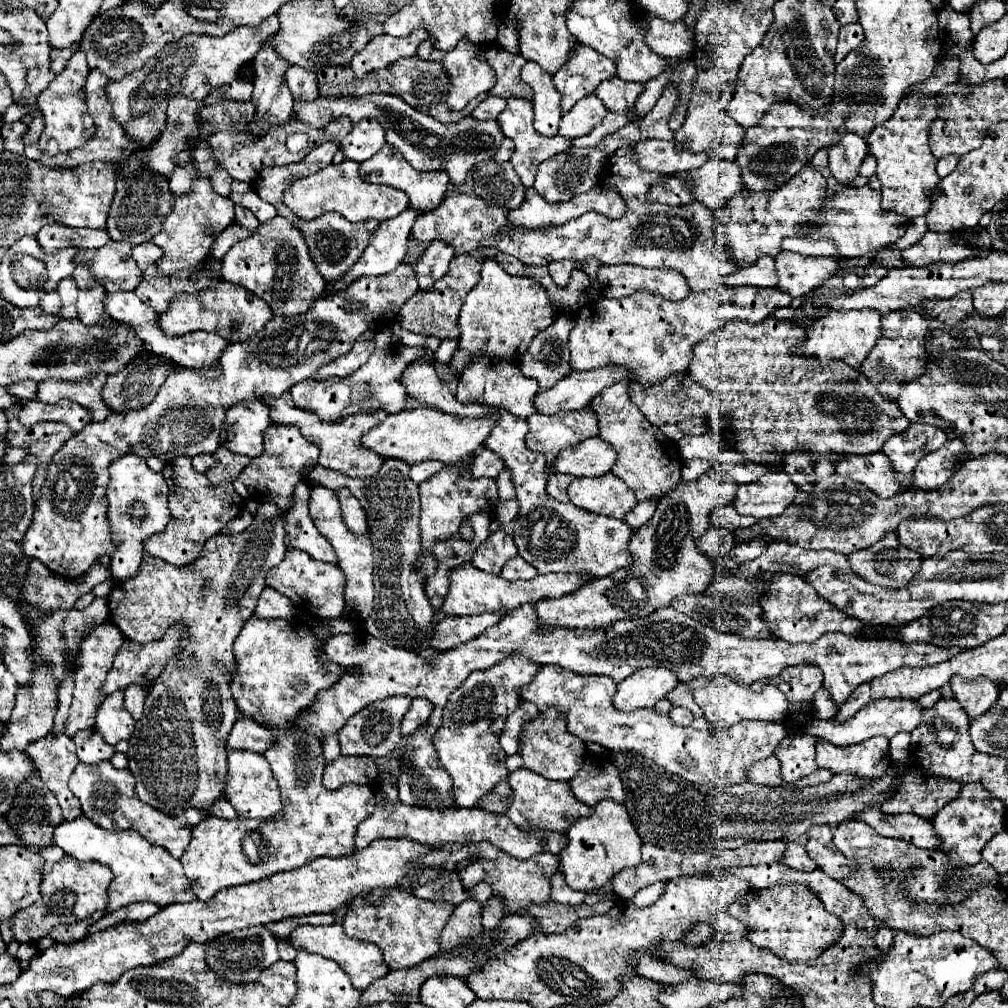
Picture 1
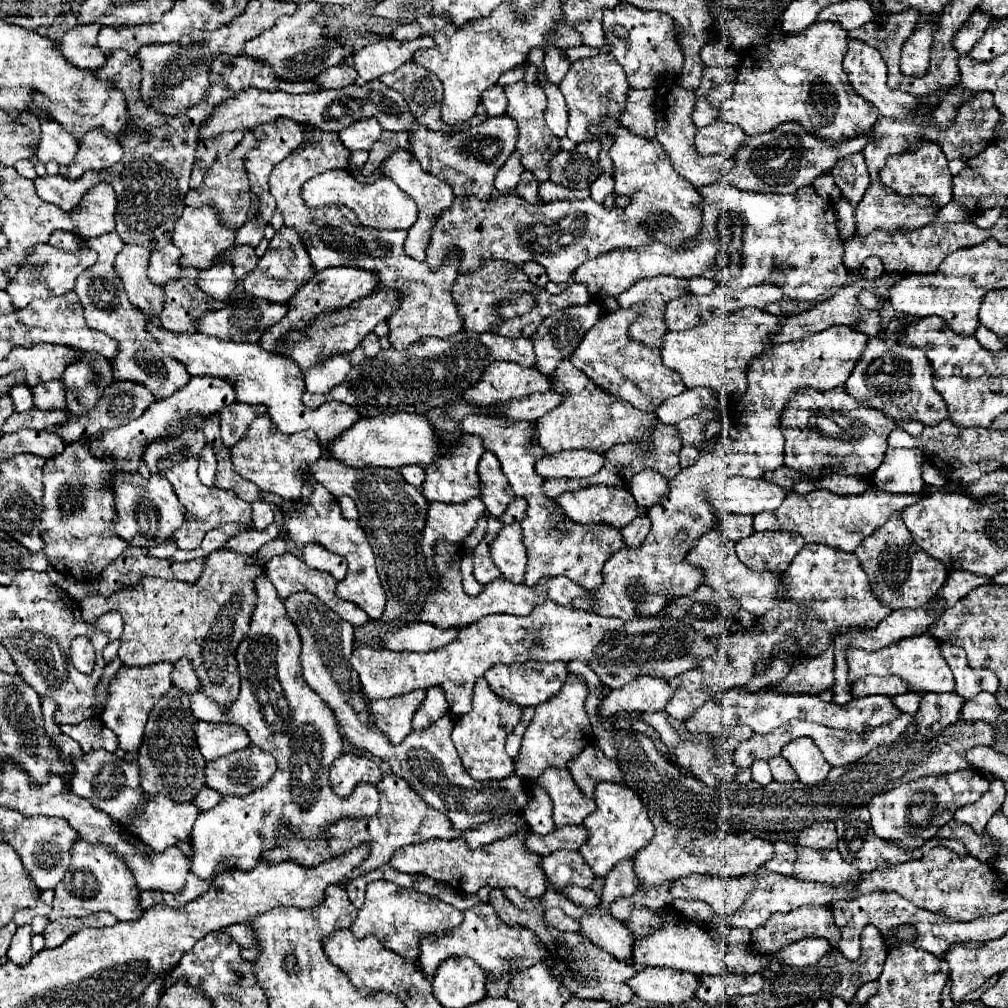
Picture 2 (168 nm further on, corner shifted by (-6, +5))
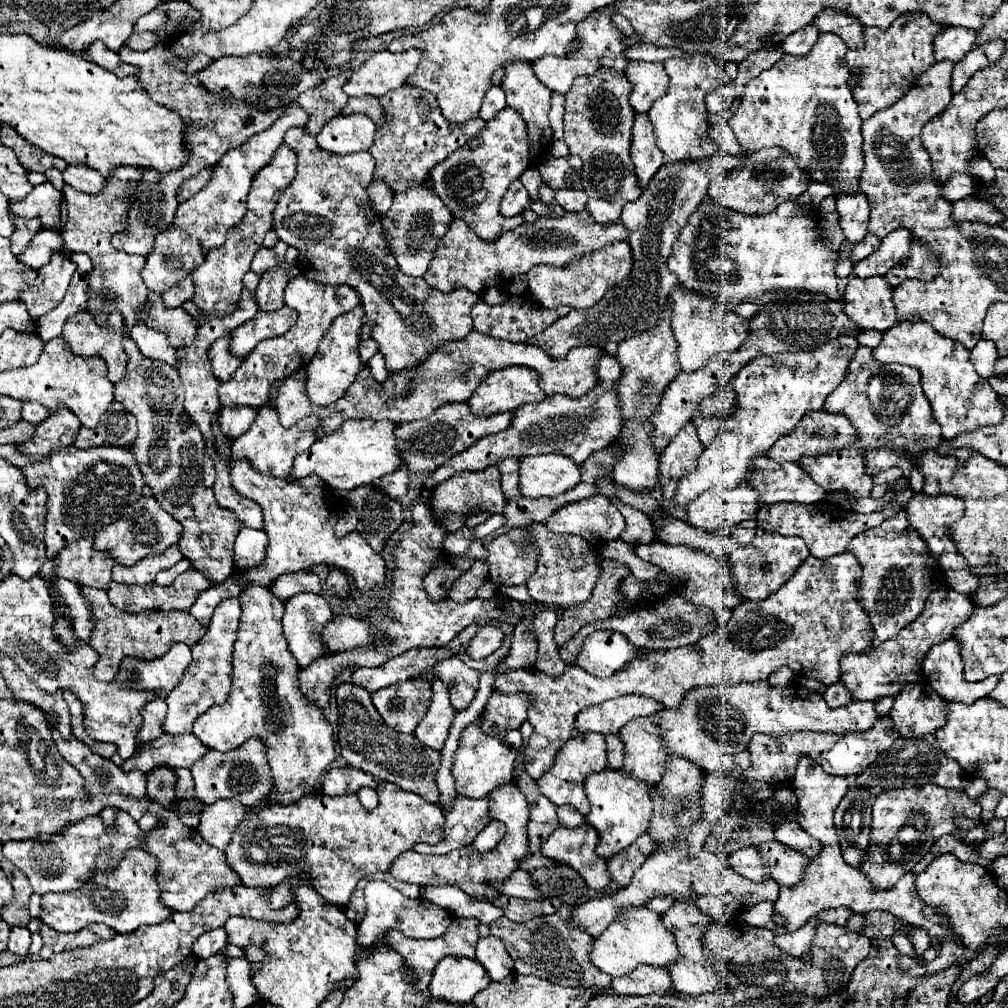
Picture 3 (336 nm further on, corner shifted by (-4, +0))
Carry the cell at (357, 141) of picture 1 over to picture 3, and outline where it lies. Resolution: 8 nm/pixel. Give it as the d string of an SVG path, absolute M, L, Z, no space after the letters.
M355 113L329 121L321 129L317 141L327 151L337 151L337 155L349 155L357 151L369 151L375 139L375 131L377 127L369 117Z

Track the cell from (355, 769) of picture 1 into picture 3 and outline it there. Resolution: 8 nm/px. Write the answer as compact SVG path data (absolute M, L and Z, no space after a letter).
M335 767L325 773L321 791L327 797L345 797L351 793L357 793L359 787L377 787L377 781L373 775L367 775L353 767Z

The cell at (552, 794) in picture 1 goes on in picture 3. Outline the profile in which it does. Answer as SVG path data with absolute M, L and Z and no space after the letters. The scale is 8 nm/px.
M569 805L557 807L557 815L559 815L559 825L561 827L575 829L575 827L581 827L585 823L585 817L575 807L569 807Z

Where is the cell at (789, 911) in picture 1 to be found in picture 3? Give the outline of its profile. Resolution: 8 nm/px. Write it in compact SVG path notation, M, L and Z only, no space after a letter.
M809 919L809 923L801 925L797 931L793 933L779 933L775 935L775 945L781 947L781 951L789 953L791 957L799 957L803 953L807 953L813 947L813 939L817 935L817 927L821 925L819 919Z

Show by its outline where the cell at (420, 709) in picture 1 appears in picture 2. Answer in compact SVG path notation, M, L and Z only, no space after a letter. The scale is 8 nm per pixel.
M441 686L429 688L421 710L417 710L417 714L413 718L413 728L415 730L425 730L427 726L431 726L439 718L443 718L447 712L449 712L449 706L447 706L447 700L445 700L445 694L443 694Z

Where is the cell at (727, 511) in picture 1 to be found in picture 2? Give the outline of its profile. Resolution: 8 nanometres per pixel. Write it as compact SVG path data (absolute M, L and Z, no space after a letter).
M733 514L725 516L725 522L723 522L723 526L719 530L727 538L739 542L739 540L743 540L743 538L753 534L753 518L735 518Z

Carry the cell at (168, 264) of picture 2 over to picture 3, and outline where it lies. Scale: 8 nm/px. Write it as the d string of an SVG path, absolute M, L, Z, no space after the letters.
M185 277L185 285L177 285L177 287L171 287L169 291L165 291L163 297L163 303L165 307L181 307L185 301L189 301L193 297L193 283L191 283L191 277Z

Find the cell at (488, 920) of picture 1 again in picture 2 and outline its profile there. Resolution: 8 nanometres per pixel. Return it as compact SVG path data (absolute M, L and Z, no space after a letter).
M491 890L489 892L489 904L493 906L495 914L501 918L503 924L507 926L523 926L529 928L531 932L535 932L535 936L539 938L539 942L555 954L559 954L559 958L569 960L569 970L571 970L571 978L565 978L563 984L577 996L577 998L589 998L589 1000L607 1000L617 1004L627 1004L633 994L631 988L625 984L627 978L631 978L635 974L635 968L631 964L619 962L615 956L611 956L609 952L605 952L603 948L595 946L587 936L583 934L575 934L575 932L561 932L557 928L549 928L543 922L543 910L535 908L535 910L519 910L515 906L511 906L511 902L503 896L501 890Z

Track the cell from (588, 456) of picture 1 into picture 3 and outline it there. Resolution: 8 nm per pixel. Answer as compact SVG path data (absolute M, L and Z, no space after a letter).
M559 453L521 459L519 487L525 497L553 497L581 481L581 467Z

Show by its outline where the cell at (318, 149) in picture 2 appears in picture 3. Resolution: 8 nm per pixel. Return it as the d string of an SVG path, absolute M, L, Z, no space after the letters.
M345 75L329 77L321 85L301 93L297 97L297 105L309 113L309 123L305 127L293 127L285 133L285 143L299 153L297 161L297 175L293 183L283 191L281 199L277 201L275 213L273 213L273 229L277 237L295 247L299 251L297 267L307 279L327 283L327 285L351 285L359 291L359 295L367 301L361 301L365 309L363 323L373 321L373 339L379 345L379 351L385 355L387 371L401 371L407 367L417 365L423 361L429 353L433 353L439 345L453 339L463 339L471 329L471 305L477 301L477 295L467 289L453 289L451 293L441 293L425 283L423 277L409 277L401 273L397 267L397 261L393 259L393 253L389 251L387 241L381 237L381 219L377 213L371 211L367 201L367 187L373 179L373 157L371 153L353 153L353 155L337 155L331 151L325 151L317 145L317 135L323 127L323 123L329 121L329 115L337 115L341 107L347 103L347 95L343 91Z

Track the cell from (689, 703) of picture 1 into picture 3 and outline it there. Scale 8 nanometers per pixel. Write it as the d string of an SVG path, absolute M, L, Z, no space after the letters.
M845 551L841 555L833 555L831 559L817 559L809 555L801 567L797 567L795 575L781 585L779 591L769 595L769 599L763 599L761 603L749 603L743 601L739 607L733 609L733 617L725 627L717 627L713 633L701 637L697 643L681 647L681 649L669 649L669 651L647 651L639 659L633 659L631 665L617 671L615 675L607 679L599 679L589 675L577 665L567 665L565 673L559 679L551 679L541 671L527 671L527 669L515 669L497 675L493 689L499 693L517 693L525 691L533 695L533 705L529 709L529 723L533 725L533 735L525 747L525 769L533 779L539 779L553 767L553 757L557 757L557 751L577 735L583 735L575 727L575 717L585 707L603 703L607 699L613 699L617 695L625 693L639 693L649 695L661 701L667 709L681 707L681 701L685 699L685 693L689 693L695 687L705 685L717 685L717 687L733 687L739 683L757 683L765 681L775 669L787 665L795 673L803 677L815 677L817 681L831 685L839 681L839 657L843 653L859 653L873 645L875 635L873 627L869 627L869 615L865 615L865 609L861 603L857 603L856 594L859 590L859 579L862 575L861 565L857 557L851 551Z

